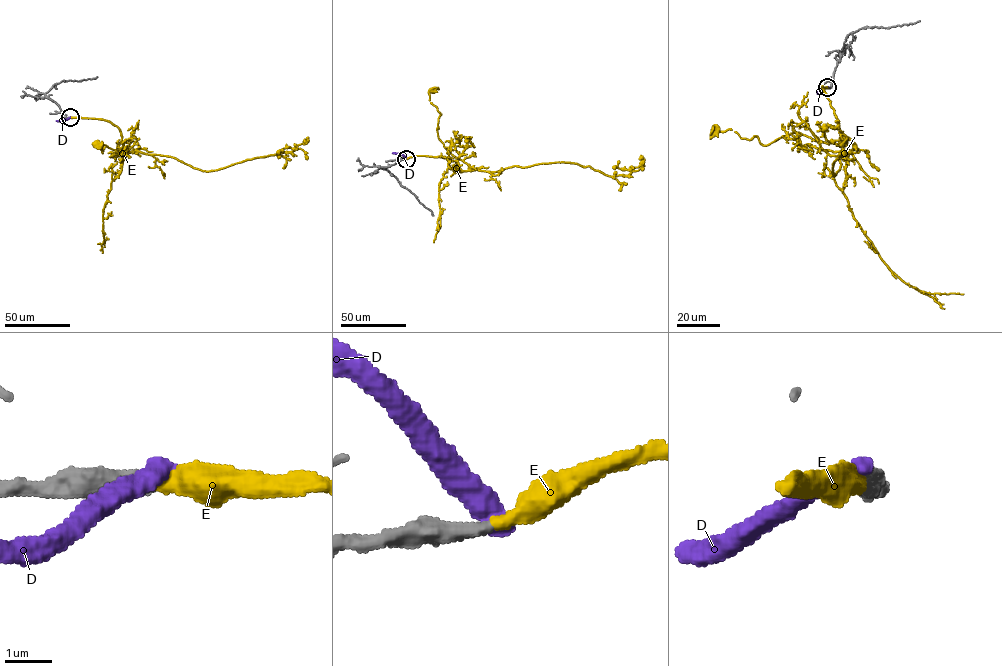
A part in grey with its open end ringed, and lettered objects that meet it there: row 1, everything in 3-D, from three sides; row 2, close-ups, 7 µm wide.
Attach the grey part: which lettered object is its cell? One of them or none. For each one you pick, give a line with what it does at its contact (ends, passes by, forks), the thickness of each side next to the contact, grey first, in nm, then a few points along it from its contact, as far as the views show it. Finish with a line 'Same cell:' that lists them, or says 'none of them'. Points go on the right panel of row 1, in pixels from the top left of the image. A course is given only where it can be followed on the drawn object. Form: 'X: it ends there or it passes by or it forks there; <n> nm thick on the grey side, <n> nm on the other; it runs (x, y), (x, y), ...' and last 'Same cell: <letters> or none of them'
E: it ends there; 400 nm thick on the grey side, 400 nm on the other; it runs (828, 87), (822, 88), (840, 141), (847, 144), (794, 132), (763, 145), (757, 137), (715, 130)
Same cell: E

